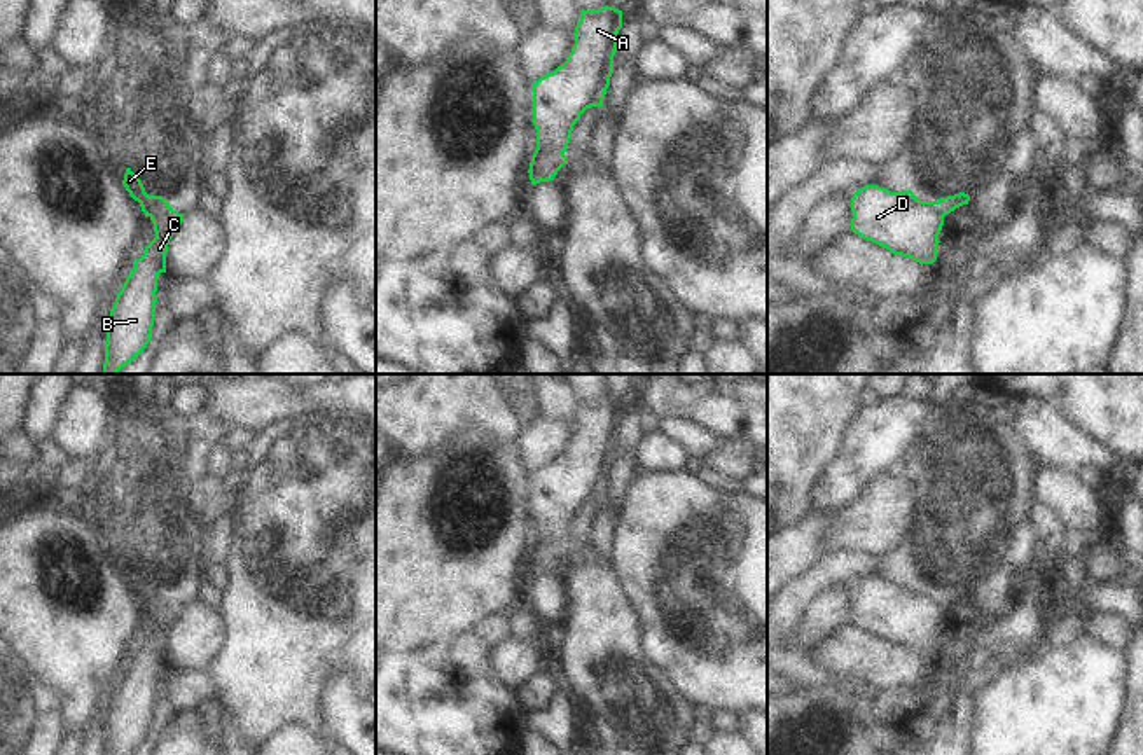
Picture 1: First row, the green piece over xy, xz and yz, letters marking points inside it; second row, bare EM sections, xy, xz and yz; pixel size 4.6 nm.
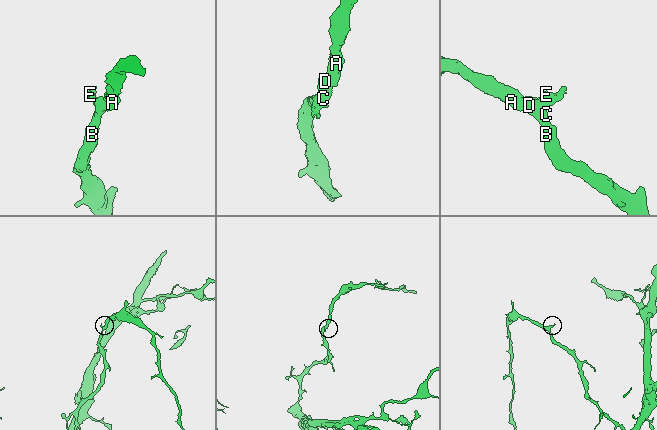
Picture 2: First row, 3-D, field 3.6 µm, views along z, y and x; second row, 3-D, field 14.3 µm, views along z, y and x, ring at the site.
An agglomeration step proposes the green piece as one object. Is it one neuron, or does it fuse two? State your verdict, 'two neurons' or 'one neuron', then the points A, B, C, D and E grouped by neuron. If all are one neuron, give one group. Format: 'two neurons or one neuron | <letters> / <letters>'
two neurons | A B C D / E

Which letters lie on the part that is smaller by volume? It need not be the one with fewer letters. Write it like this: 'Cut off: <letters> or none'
Cut off: E

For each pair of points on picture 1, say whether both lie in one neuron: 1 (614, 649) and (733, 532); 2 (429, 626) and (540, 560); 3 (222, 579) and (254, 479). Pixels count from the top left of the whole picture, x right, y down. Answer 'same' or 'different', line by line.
1: different
2: same
3: different

